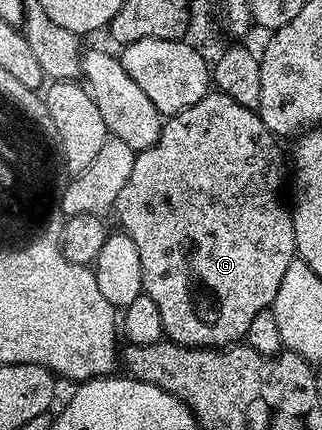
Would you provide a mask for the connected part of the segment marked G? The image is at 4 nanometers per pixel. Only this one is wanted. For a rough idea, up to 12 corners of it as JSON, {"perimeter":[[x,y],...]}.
{"perimeter":[[208,93],[113,207],[185,347],[245,340],[296,258],[282,151]]}

